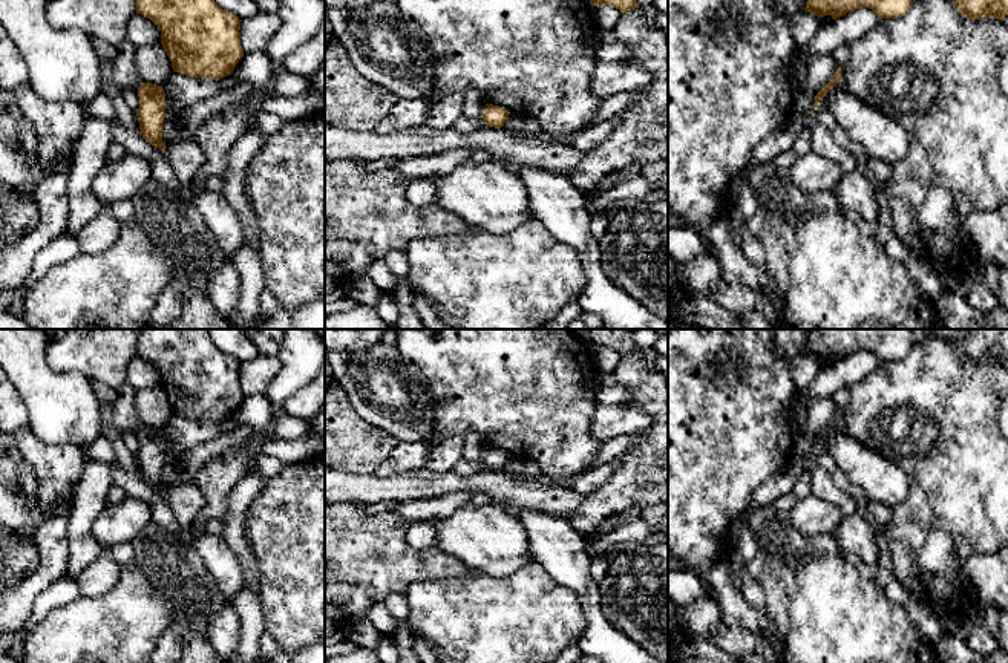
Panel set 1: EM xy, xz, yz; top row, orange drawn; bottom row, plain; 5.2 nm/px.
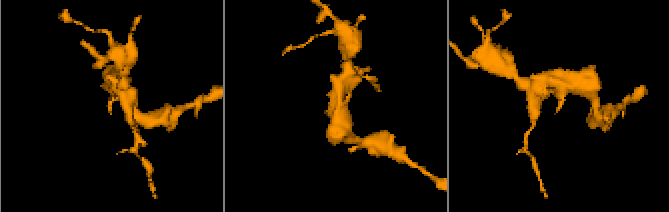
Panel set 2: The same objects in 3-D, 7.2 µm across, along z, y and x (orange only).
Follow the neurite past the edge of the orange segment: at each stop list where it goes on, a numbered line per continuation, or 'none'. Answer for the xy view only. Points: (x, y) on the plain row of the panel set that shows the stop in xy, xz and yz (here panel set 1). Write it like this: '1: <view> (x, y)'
none

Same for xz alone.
none

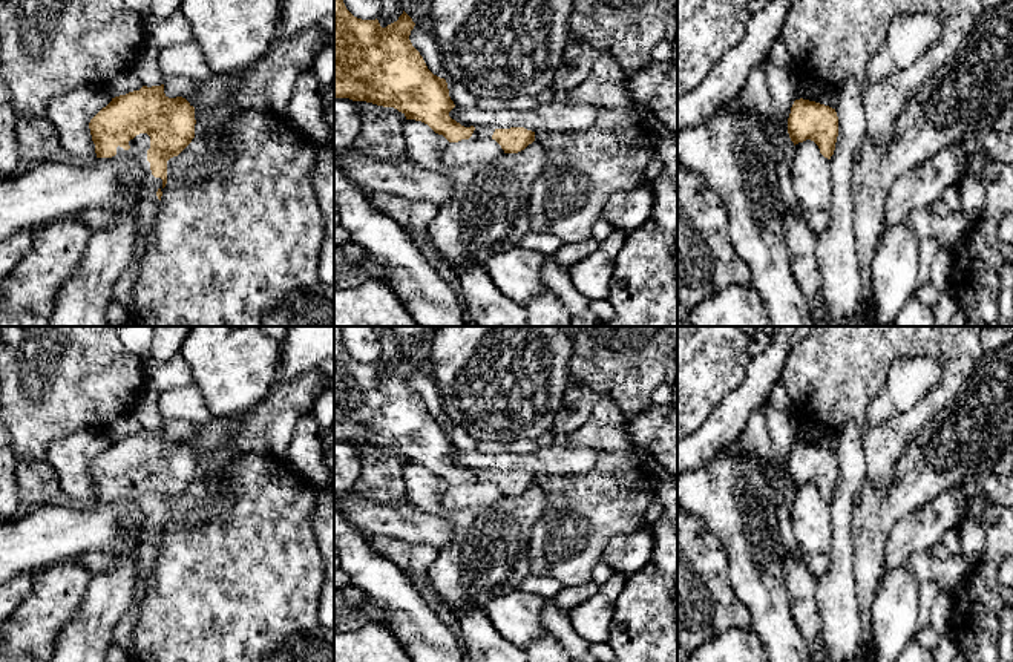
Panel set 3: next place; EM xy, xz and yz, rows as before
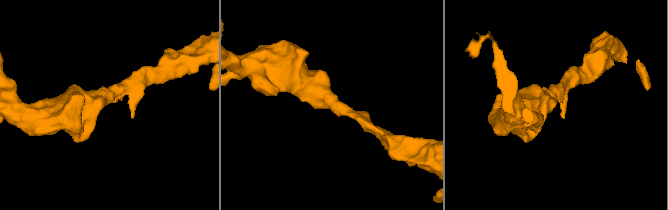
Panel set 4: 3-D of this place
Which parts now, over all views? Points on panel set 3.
1: xy (147, 552)

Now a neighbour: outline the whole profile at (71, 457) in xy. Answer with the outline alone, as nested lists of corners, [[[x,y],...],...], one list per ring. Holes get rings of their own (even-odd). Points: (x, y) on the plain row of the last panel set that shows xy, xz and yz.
[[[106,429],[80,431],[49,444],[46,461],[58,474],[64,501],[97,501],[89,466],[110,444]]]

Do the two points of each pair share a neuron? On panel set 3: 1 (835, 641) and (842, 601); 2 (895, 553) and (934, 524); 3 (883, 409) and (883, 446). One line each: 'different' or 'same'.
1: same
2: same
3: different

